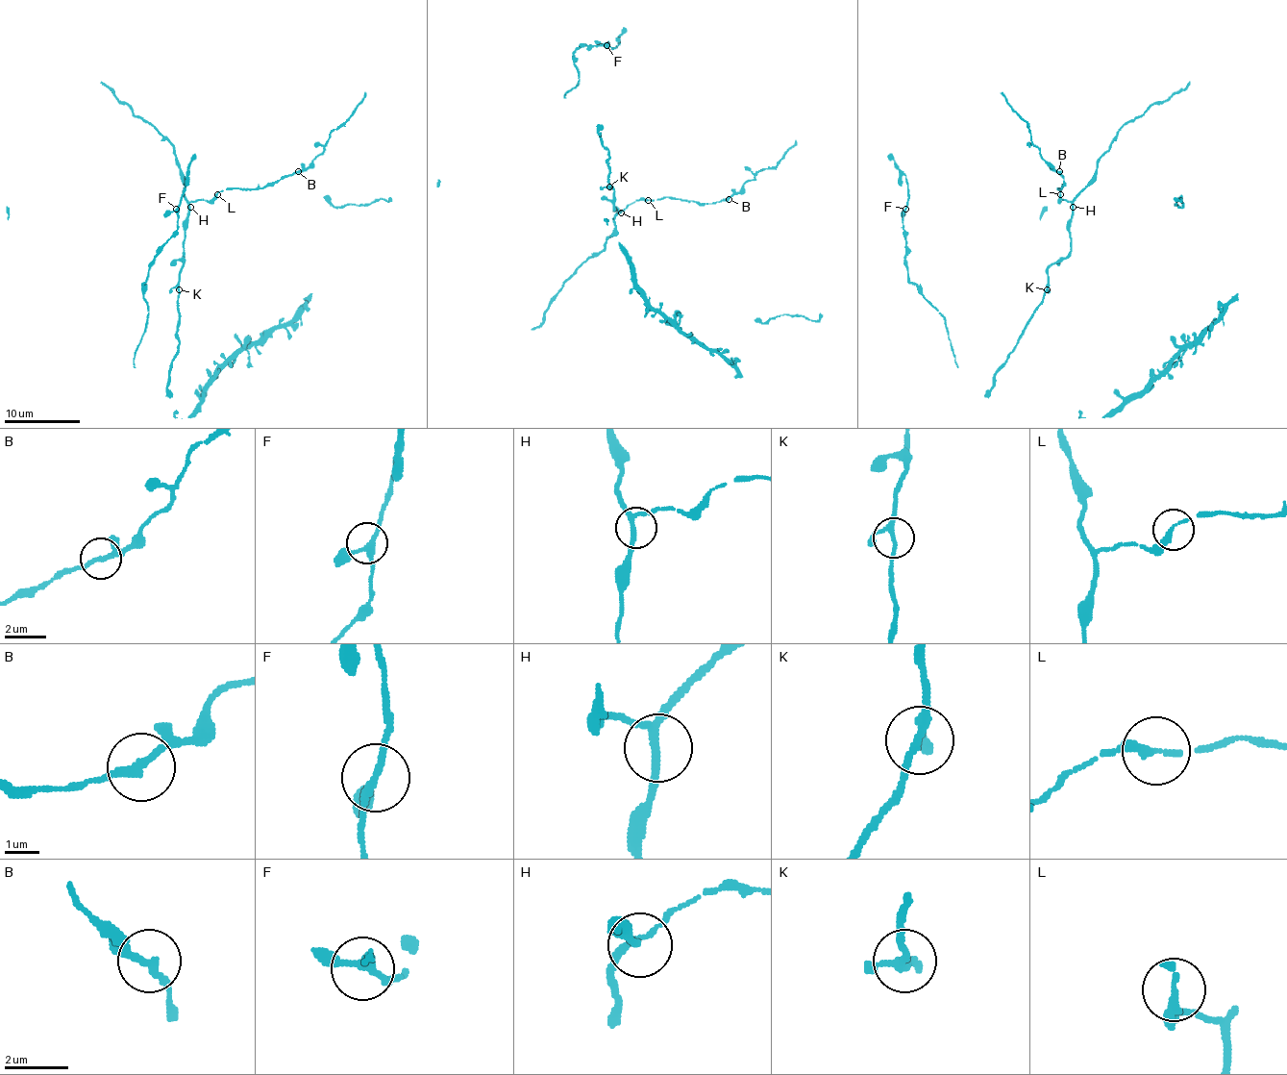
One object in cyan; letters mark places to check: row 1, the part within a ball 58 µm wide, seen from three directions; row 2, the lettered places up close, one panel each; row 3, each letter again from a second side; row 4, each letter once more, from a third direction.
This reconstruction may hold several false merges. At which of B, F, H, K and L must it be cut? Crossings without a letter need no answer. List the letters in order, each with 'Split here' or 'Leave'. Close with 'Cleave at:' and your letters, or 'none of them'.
B: Leave
F: Leave
H: Leave
K: Leave
L: Leave
Cleave at: none of them

